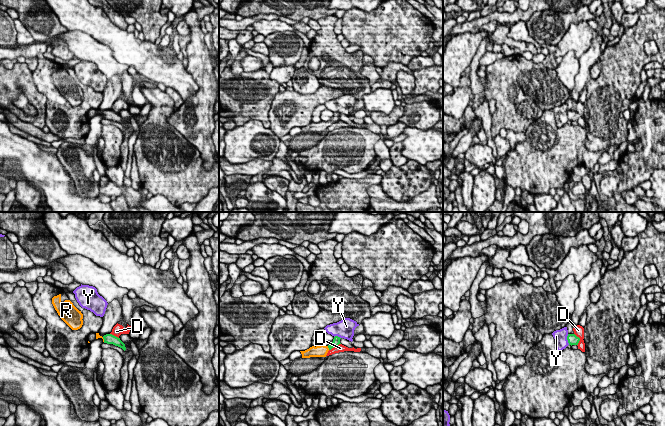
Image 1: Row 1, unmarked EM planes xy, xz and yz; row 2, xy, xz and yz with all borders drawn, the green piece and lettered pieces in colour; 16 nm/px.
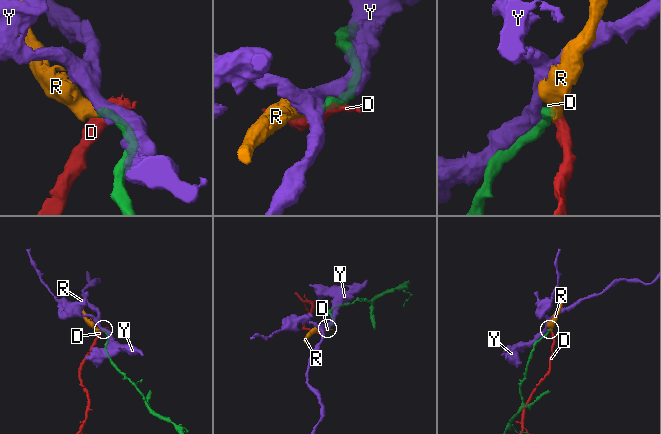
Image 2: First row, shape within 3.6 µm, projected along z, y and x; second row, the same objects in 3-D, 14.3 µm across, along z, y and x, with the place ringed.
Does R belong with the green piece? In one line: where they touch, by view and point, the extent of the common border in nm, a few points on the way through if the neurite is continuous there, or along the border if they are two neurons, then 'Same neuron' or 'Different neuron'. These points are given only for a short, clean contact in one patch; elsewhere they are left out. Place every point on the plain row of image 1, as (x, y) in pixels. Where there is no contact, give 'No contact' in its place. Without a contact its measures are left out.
Touches green at xz (328, 123). Shared border 70 nm. Path across: xz (336, 117), (328, 123), (319, 127). Same neuron

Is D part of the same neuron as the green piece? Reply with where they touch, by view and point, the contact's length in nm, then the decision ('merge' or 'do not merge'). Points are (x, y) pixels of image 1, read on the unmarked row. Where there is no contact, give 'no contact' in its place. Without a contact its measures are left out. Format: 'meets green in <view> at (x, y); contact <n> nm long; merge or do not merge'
meets green in yz at (579, 115); contact 220 nm long; do not merge

